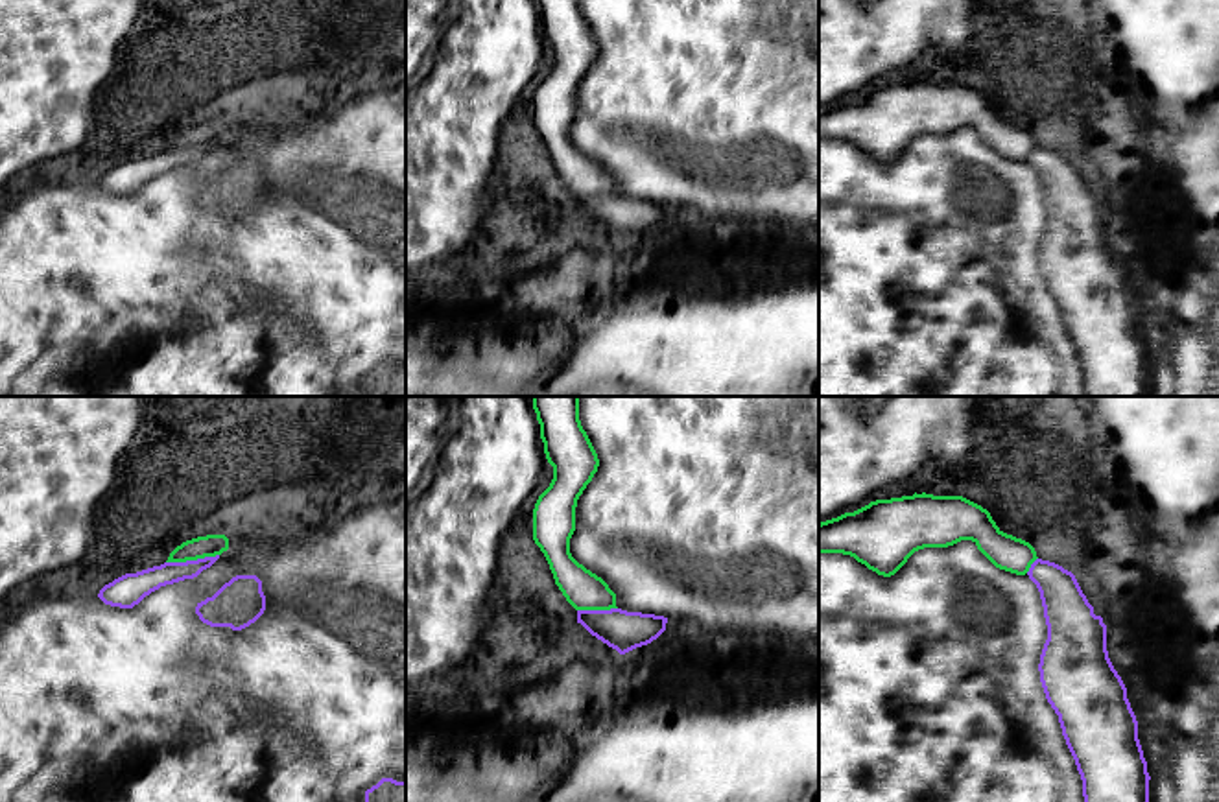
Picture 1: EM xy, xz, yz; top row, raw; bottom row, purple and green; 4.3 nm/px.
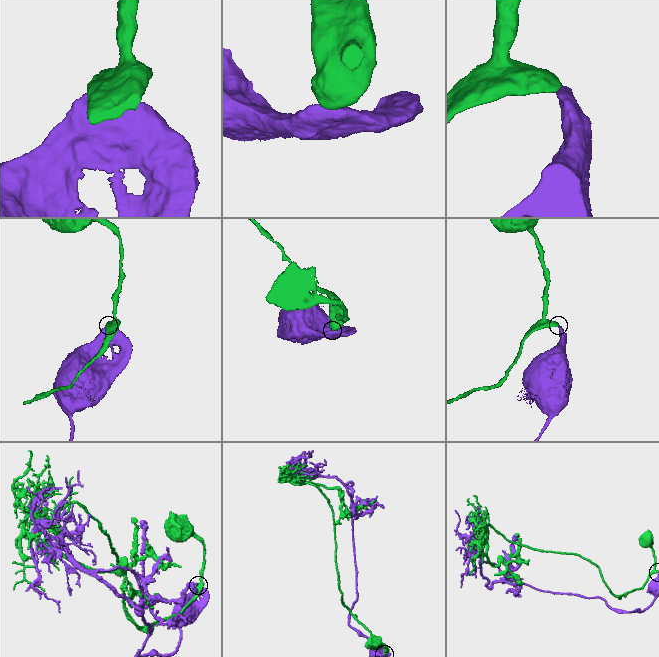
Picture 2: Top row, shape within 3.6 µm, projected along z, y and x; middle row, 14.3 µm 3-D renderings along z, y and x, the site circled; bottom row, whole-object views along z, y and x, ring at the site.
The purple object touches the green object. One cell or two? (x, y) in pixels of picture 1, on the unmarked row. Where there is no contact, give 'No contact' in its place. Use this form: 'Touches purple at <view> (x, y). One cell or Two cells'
Touches purple at xy (192, 148). Two cells

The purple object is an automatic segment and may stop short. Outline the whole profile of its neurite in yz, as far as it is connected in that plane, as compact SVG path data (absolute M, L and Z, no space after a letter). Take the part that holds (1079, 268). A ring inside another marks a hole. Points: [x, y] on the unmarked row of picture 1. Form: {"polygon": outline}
{"polygon": "M1036 146L1029 159L1047 212L1040 269L1059 302L1088 396L1147 396L1149 360L1127 275L1107 238L1107 212L1075 162Z"}

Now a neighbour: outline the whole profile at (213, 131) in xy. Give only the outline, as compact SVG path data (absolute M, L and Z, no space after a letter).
M207 122L183 129L177 133L166 149L186 149L205 144L216 144L229 136L229 125L225 122Z

